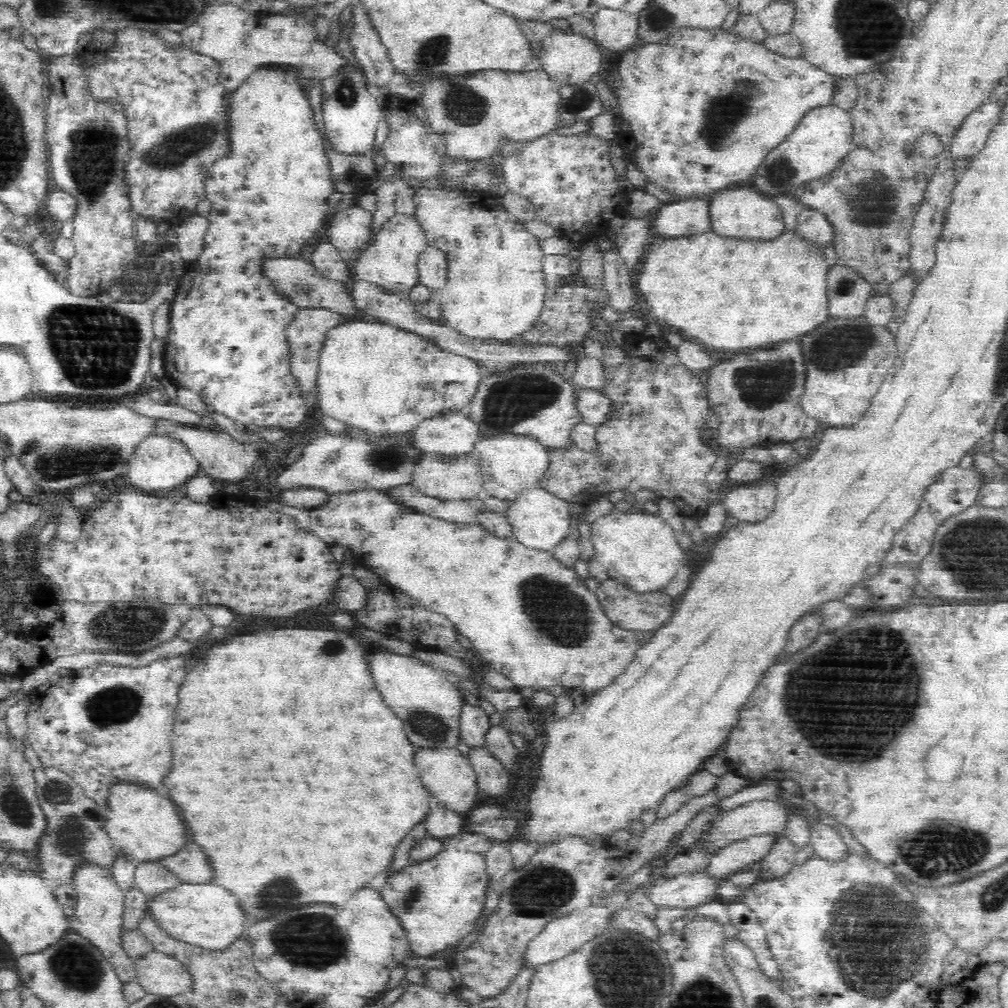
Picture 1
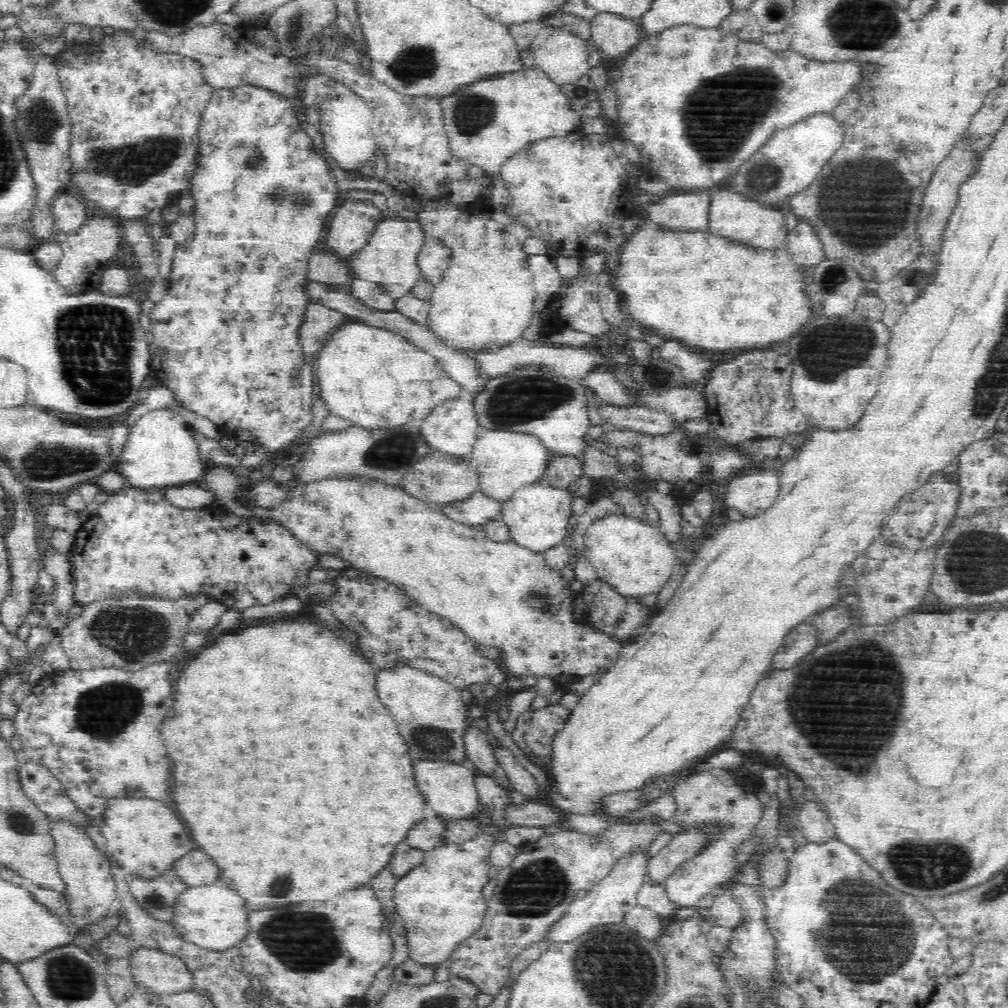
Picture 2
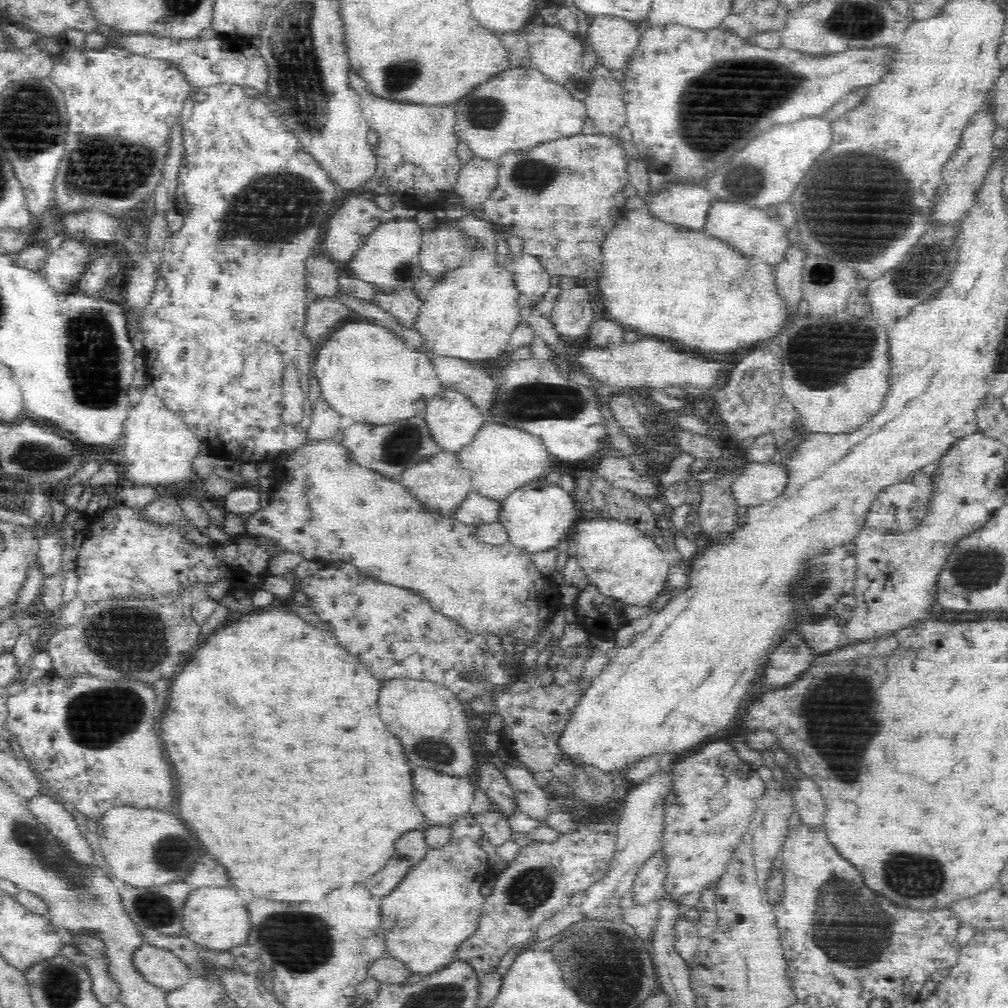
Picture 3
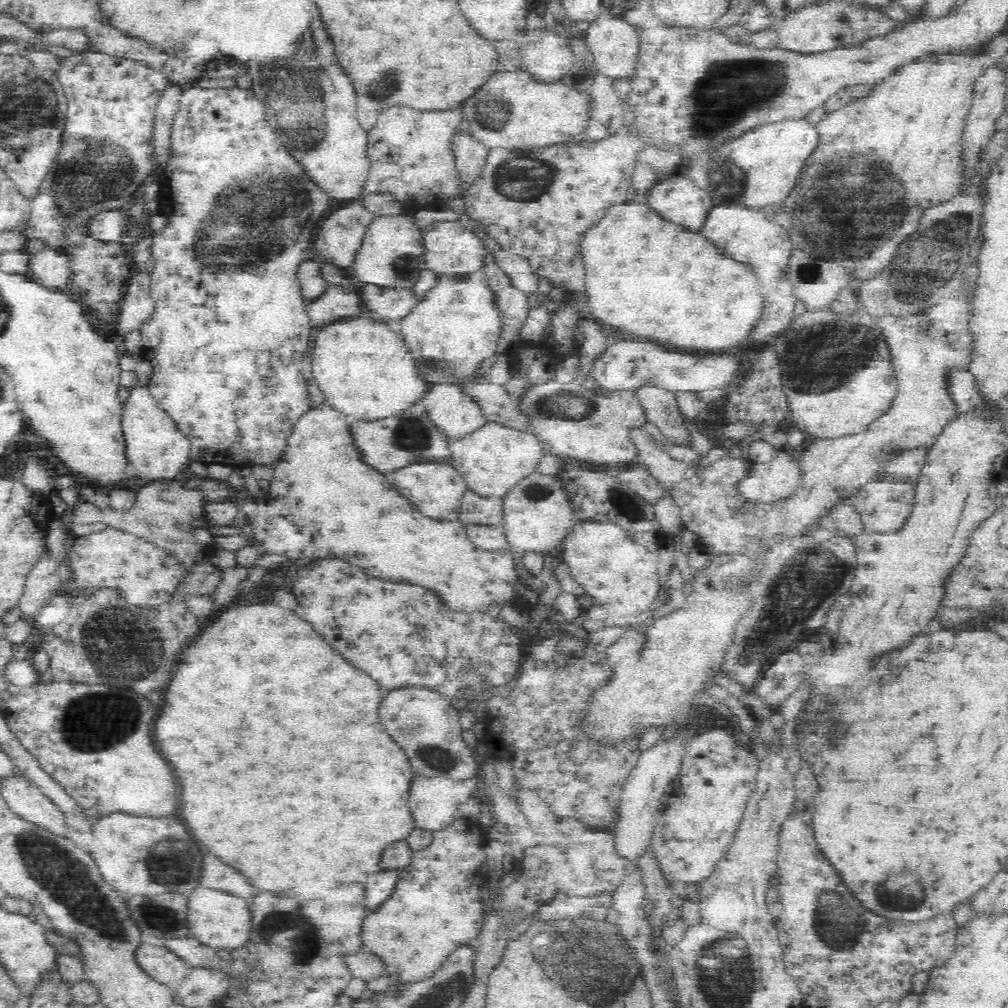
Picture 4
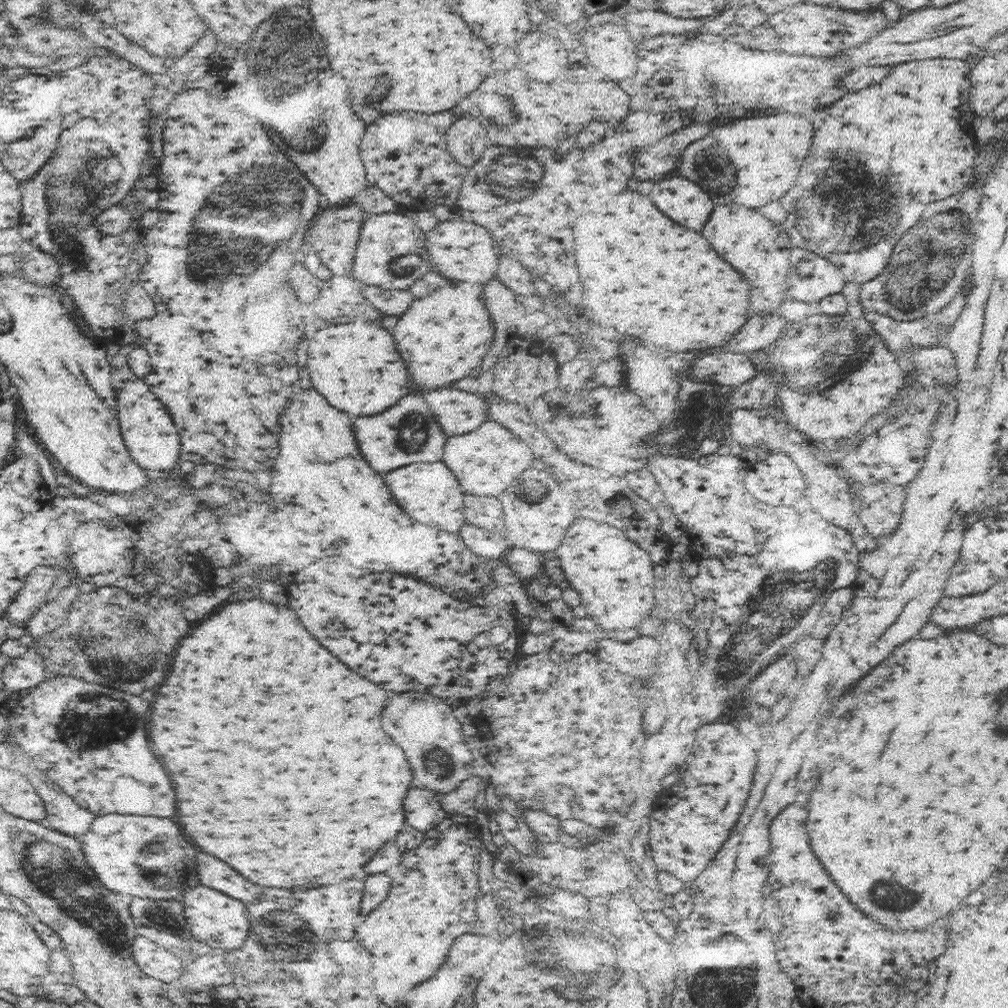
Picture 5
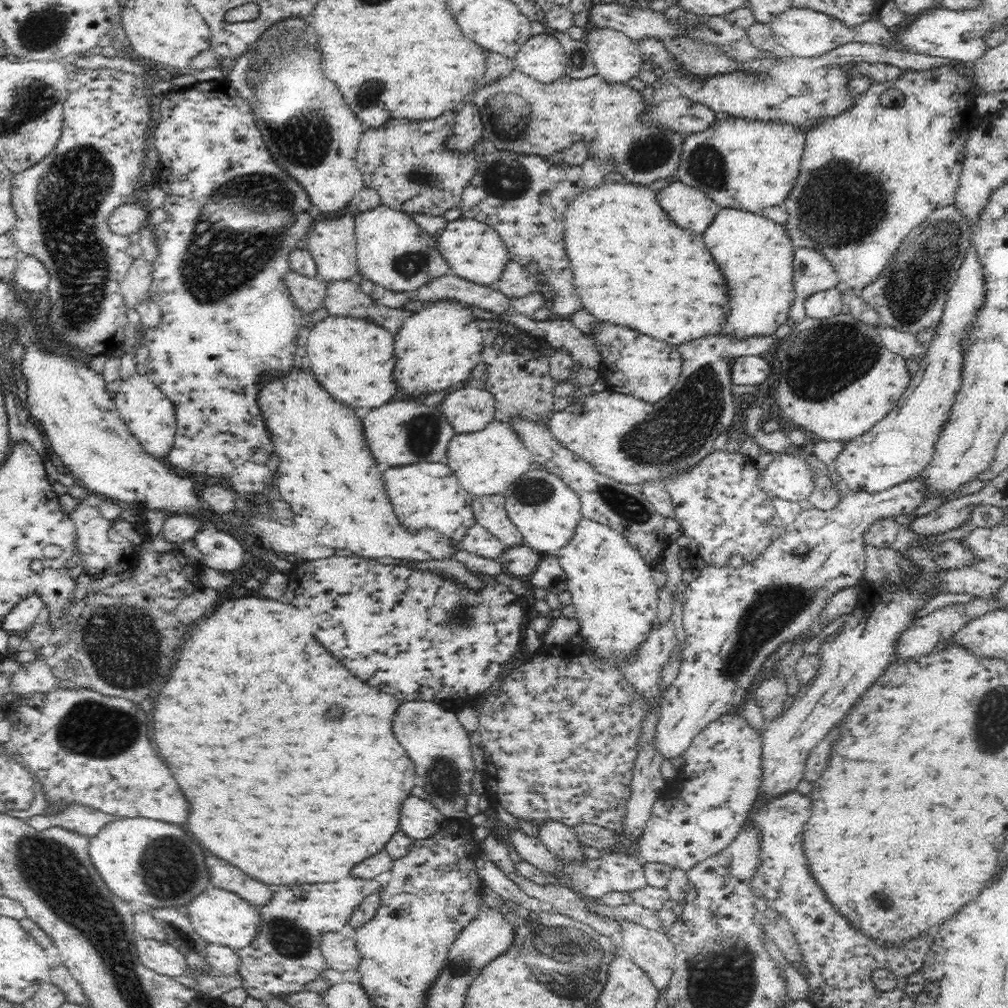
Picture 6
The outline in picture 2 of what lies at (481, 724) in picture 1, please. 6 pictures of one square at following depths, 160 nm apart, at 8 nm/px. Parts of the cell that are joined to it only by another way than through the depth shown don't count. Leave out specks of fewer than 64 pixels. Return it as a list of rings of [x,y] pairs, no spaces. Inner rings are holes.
[[[468,725],[464,738],[465,754],[469,760],[472,760],[476,770],[482,772],[488,778],[495,780],[499,787],[511,794],[511,784],[507,774],[496,760],[494,746],[486,738],[485,732],[482,732],[477,726]]]

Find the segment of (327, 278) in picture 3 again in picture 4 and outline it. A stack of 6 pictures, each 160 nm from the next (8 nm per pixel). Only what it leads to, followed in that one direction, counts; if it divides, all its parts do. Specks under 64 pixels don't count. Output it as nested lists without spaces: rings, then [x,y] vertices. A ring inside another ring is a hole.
[[[304,258],[293,272],[293,276],[299,284],[299,291],[308,304],[319,297],[327,287],[327,281],[321,276],[322,263],[318,259]]]

